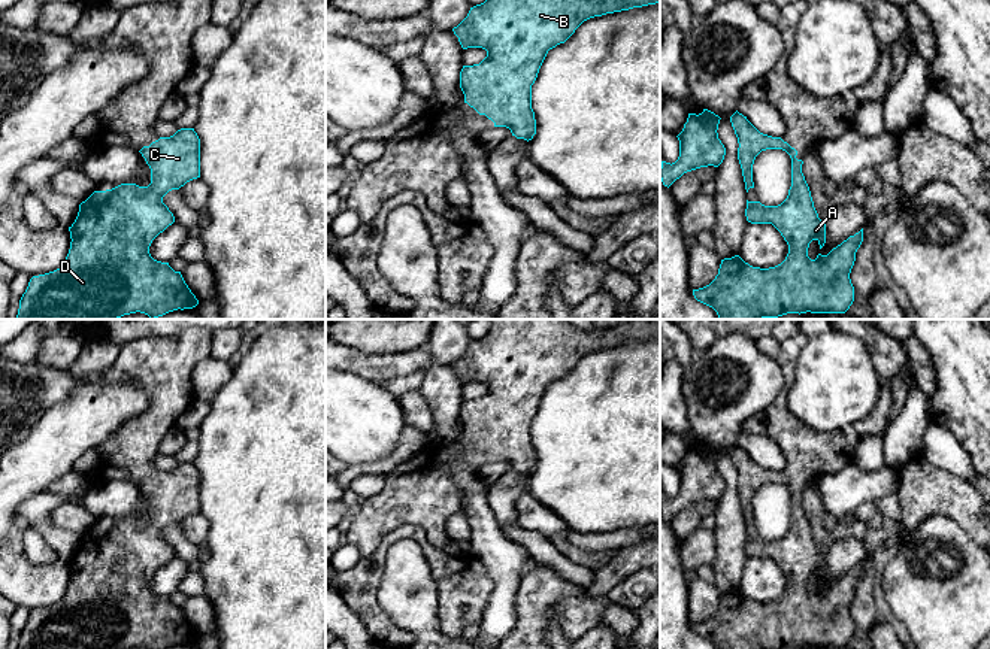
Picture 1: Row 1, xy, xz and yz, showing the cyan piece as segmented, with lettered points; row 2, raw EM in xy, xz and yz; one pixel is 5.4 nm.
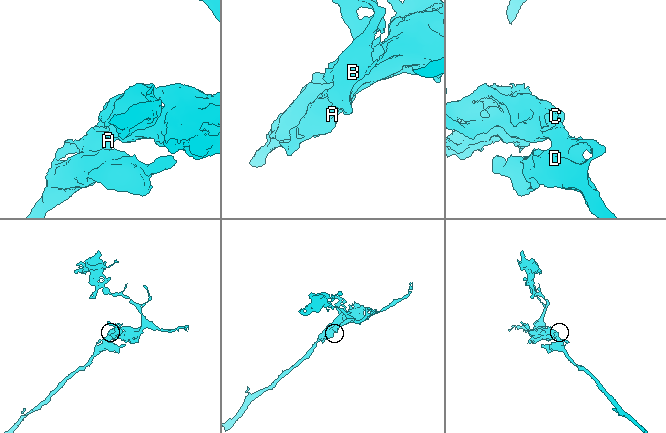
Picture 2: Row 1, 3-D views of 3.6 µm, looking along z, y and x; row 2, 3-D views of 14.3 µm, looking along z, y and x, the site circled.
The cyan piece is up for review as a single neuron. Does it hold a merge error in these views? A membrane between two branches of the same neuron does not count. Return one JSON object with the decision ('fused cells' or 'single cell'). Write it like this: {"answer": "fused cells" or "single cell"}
{"answer": "single cell"}

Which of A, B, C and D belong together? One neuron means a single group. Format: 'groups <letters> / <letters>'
groups A B C D

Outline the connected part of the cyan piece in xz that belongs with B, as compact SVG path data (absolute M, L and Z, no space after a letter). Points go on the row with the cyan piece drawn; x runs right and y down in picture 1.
M485 0L470 7L452 31L463 49L482 48L487 57L460 72L464 103L491 119L494 127L506 127L517 139L532 140L536 134L532 85L548 51L564 43L590 18L656 3L660 0Z

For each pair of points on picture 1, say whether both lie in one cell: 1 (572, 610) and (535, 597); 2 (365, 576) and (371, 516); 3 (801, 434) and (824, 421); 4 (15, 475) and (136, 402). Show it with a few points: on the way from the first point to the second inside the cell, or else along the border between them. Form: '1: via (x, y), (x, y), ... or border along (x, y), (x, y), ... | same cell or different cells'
1: border along (584, 593), (566, 596), (556, 602) | different cells
2: border along (390, 531), (362, 560) | different cells
3: border along (817, 431), (829, 433) | different cells
4: via (45, 454), (73, 425), (96, 409), (106, 406) | same cell

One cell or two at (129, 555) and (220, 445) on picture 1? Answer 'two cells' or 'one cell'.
two cells

